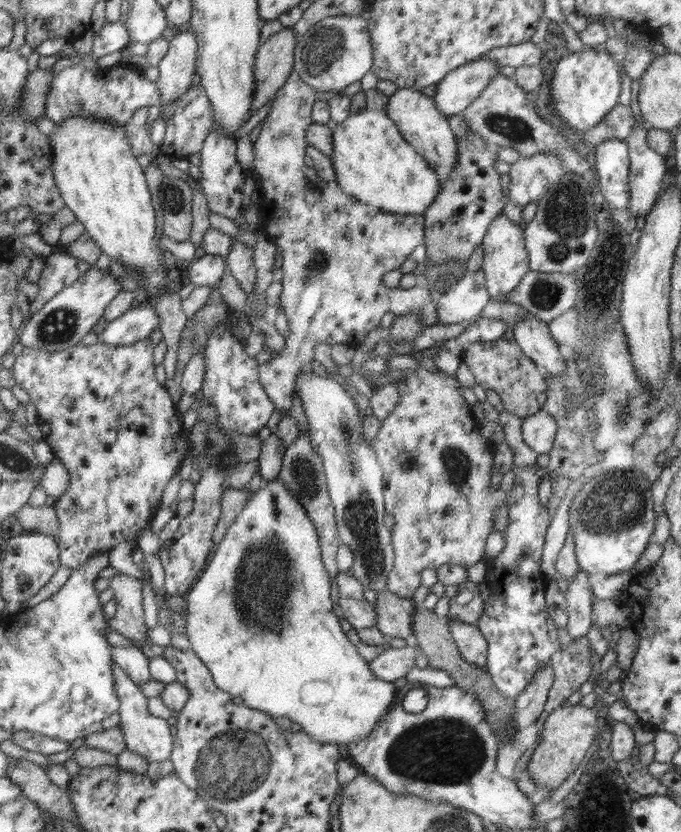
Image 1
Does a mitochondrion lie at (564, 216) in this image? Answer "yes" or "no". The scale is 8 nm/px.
yes

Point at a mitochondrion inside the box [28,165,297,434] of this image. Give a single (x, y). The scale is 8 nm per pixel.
(59, 326)

